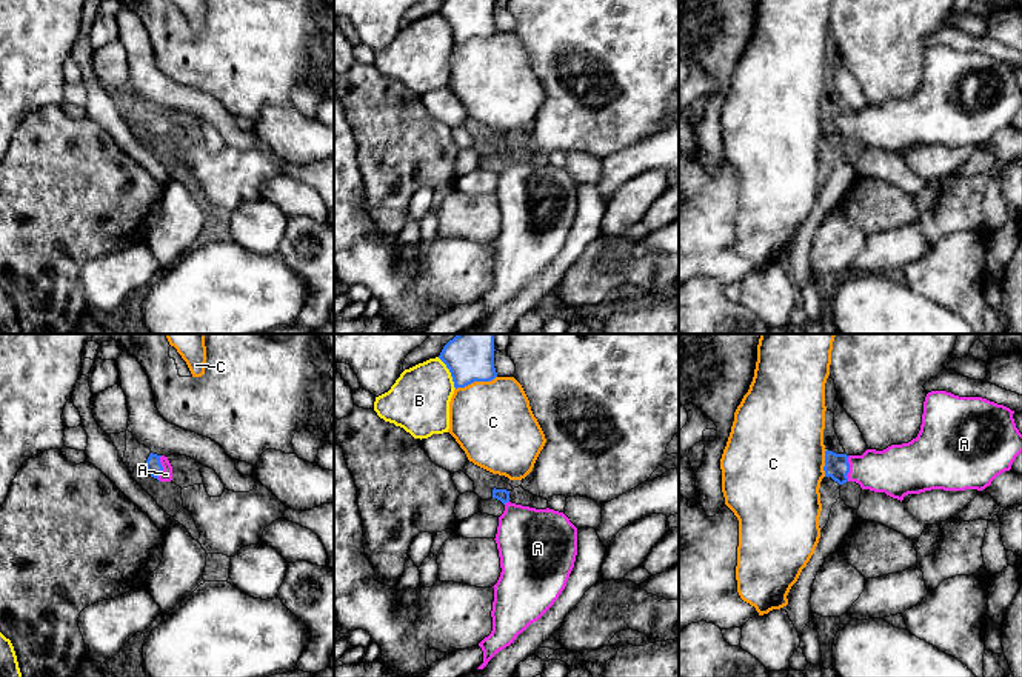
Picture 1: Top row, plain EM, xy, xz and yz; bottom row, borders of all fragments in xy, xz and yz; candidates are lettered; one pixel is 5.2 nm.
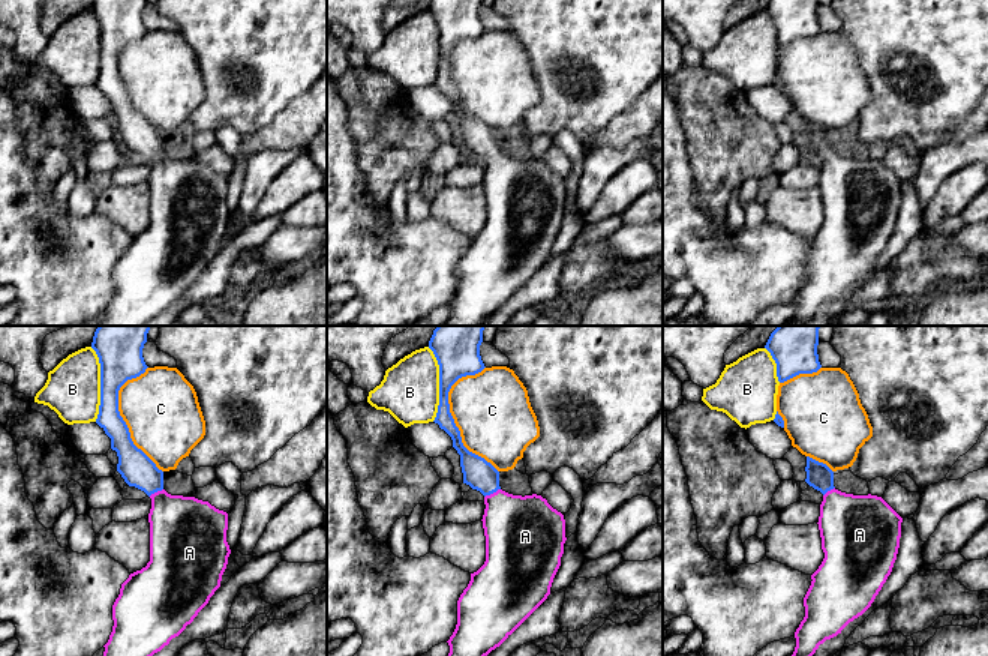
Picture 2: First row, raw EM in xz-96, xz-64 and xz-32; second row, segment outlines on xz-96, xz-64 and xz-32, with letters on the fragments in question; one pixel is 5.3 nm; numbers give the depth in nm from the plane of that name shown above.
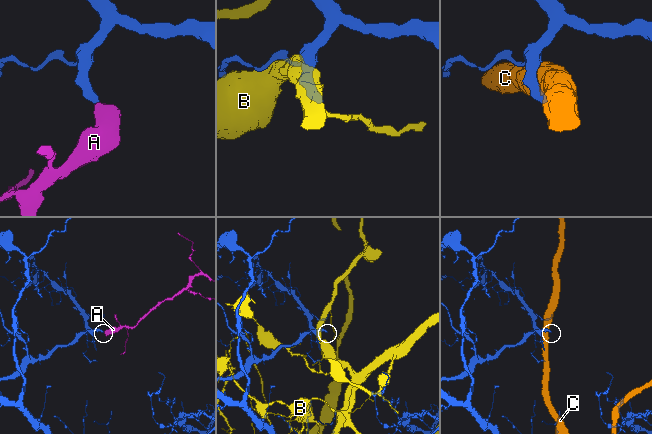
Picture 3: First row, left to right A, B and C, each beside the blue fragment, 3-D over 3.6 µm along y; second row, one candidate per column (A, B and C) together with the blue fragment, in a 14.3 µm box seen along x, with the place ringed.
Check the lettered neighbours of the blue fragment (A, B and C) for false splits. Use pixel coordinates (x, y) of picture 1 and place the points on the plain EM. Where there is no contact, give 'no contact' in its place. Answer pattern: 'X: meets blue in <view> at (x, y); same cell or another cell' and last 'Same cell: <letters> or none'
A: meets blue in xy at (162, 123); same cell
B: meets blue in xz at (450, 26); another cell
C: meets blue in xz at (476, 36); another cell
Same cell: A

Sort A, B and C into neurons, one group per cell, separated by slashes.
A / B / C

